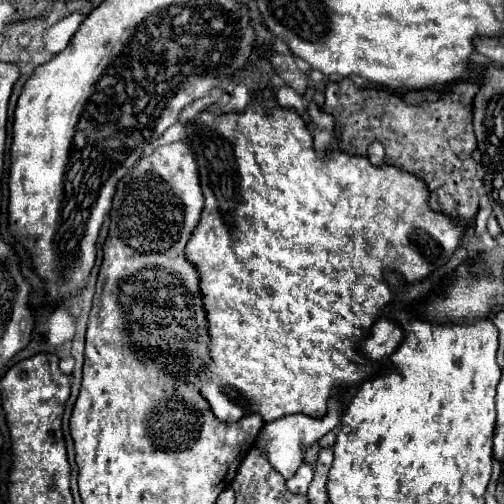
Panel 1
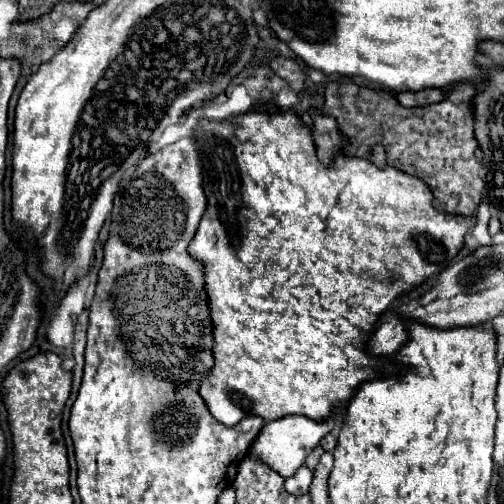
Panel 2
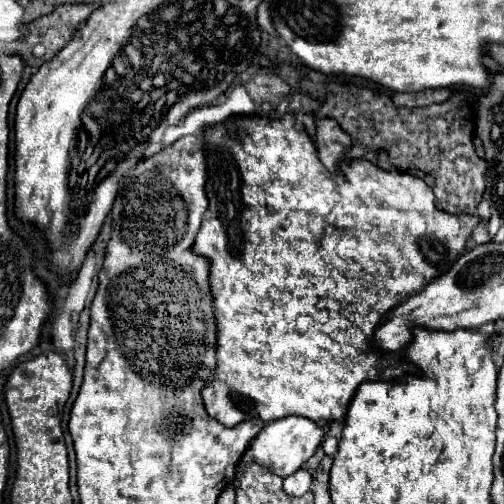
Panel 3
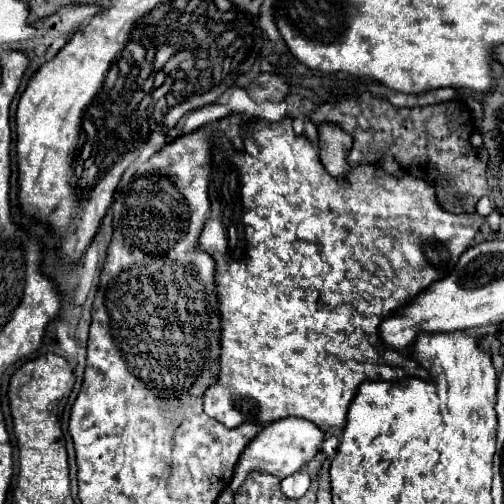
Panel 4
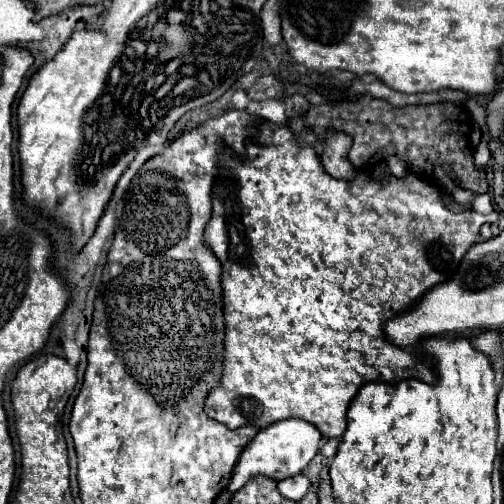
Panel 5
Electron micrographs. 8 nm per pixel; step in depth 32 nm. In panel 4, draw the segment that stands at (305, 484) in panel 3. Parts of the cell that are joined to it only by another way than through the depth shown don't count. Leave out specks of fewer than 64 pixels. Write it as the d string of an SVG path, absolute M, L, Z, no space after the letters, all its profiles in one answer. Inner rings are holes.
M296 472L282 480L282 492L290 498L302 498L306 494L306 490L310 488L310 484L312 484L312 480L306 472Z

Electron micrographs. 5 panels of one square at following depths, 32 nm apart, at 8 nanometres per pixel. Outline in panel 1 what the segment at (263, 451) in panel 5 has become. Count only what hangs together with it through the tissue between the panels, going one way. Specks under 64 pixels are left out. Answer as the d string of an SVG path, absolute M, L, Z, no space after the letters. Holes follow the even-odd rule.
M332 400L332 404L328 404L328 416L324 416L324 420L312 420L310 416L300 416L300 414L292 414L292 416L284 416L280 420L274 420L274 422L268 422L262 432L260 432L260 438L258 438L258 446L266 450L268 454L268 460L270 464L288 480L296 474L298 466L304 462L304 450L318 442L326 432L330 432L332 428L338 426L340 422L340 416L342 416L342 408L344 408L344 402L342 400Z

